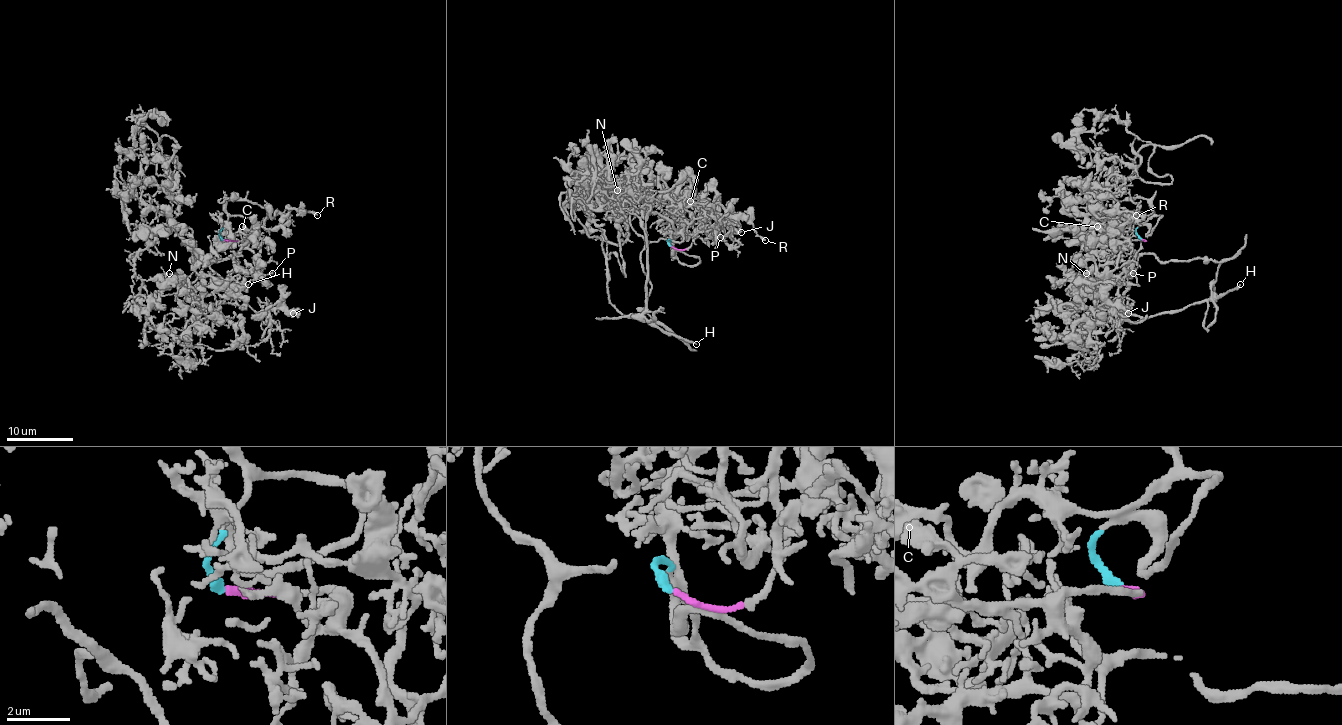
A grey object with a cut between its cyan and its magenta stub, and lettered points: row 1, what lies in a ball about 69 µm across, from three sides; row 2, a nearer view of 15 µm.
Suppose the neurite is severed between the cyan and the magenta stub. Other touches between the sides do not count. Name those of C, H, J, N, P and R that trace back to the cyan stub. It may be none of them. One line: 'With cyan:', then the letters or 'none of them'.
With cyan: R

